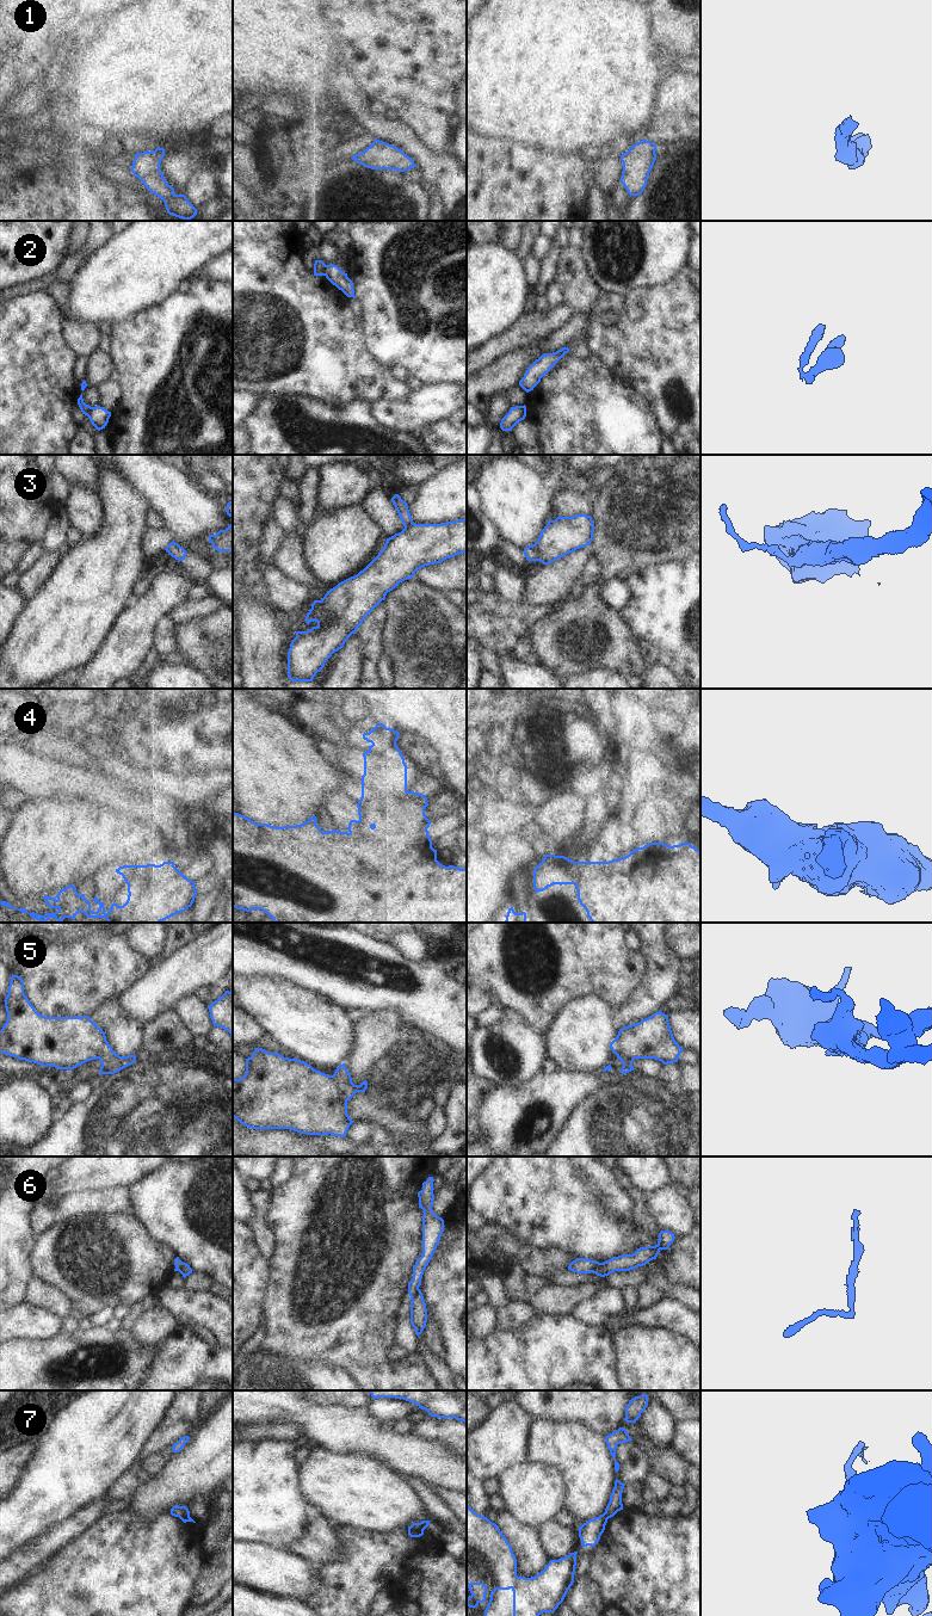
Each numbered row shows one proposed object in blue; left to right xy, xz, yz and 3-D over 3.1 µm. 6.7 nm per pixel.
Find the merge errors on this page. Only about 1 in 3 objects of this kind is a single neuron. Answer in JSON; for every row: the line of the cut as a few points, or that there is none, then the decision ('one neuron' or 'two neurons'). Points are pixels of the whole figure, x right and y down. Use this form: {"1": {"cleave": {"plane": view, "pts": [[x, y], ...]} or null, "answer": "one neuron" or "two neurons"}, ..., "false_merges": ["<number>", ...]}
{"1": {"cleave": null, "answer": "one neuron"}, "2": {"cleave": {"plane": "xz", "pts": [[327, 265], [323, 275]]}, "answer": "two neurons"}, "3": {"cleave": {"plane": "yz", "pts": [[534, 544], [538, 551], [538, 560]]}, "answer": "two neurons"}, "4": {"cleave": {"plane": "xz", "pts": [[406, 790], [400, 813], [387, 824], [359, 825]]}, "answer": "two neurons"}, "5": {"cleave": {"plane": "yz", "pts": [[617, 1036], [622, 1046], [622, 1053], [634, 1059]]}, "answer": "two neurons"}, "6": {"cleave": {"plane": "yz", "pts": [[603, 1263], [591, 1271]]}, "answer": "two neurons"}, "7": {"cleave": {"plane": "xz", "pts": [[409, 1527], [423, 1533]]}, "answer": "two neurons"}, "false_merges": ["2", "3", "4", "5", "6", "7"]}

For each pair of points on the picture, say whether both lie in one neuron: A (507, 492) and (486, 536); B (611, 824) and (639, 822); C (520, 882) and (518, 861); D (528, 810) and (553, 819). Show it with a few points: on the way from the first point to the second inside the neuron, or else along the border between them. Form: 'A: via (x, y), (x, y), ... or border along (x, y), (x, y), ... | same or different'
A: border along (481, 498), (482, 512), (500, 536) | different
B: via (618, 824), (631, 824) | same
C: via (520, 877), (520, 865) | same
D: border along (534, 807), (535, 822) | different

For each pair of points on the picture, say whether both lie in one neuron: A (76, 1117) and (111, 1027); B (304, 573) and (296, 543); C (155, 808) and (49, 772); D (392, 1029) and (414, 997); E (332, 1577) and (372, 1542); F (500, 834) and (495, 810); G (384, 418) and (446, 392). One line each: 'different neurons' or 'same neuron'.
A: different neurons
B: same neuron
C: same neuron
D: different neurons
E: same neuron
F: same neuron
G: same neuron

